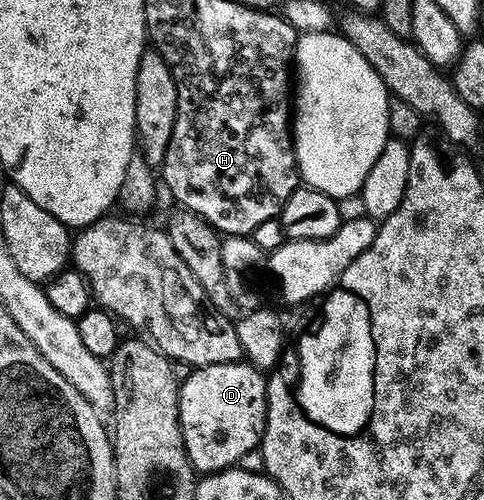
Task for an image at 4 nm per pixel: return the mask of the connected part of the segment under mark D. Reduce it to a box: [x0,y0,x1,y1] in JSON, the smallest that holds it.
[179,359,268,474]

